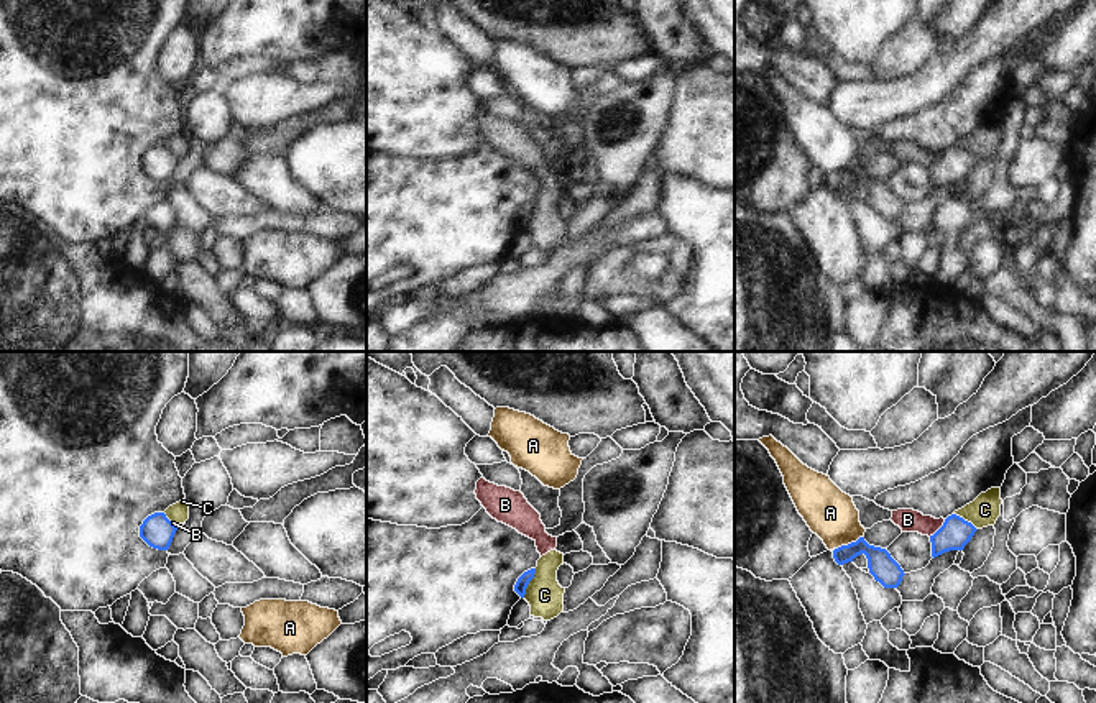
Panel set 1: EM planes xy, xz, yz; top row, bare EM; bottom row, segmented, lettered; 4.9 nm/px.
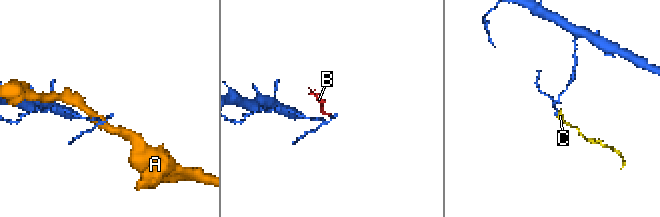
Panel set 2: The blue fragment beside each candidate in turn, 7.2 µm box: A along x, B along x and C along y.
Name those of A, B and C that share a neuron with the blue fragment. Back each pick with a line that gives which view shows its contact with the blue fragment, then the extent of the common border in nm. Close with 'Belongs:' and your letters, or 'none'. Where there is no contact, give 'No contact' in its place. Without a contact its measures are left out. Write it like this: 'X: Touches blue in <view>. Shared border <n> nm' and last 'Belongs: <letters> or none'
Belongs: none.

